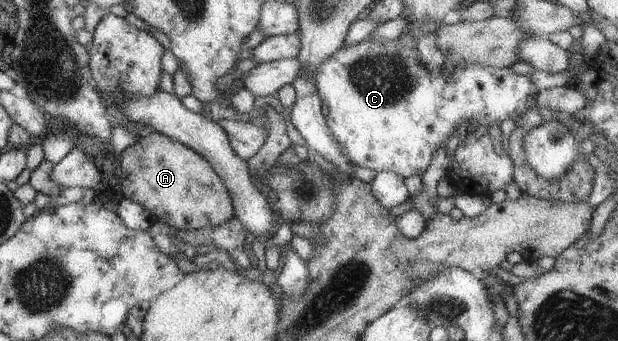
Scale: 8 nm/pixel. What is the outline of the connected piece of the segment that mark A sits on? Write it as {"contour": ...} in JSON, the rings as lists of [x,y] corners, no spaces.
{"contour":[[[151,132],[127,147],[120,158],[123,195],[142,204],[150,212],[152,223],[162,221],[177,230],[197,230],[235,216],[230,194],[218,174],[204,157],[183,143]]]}

